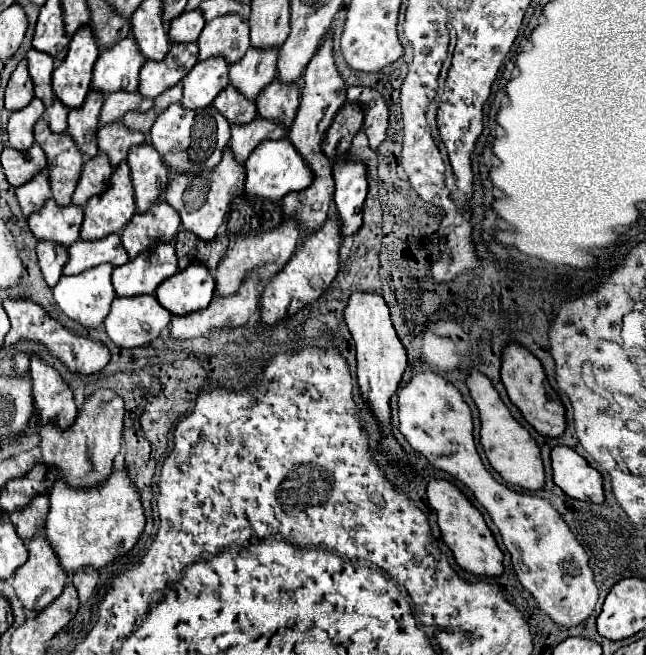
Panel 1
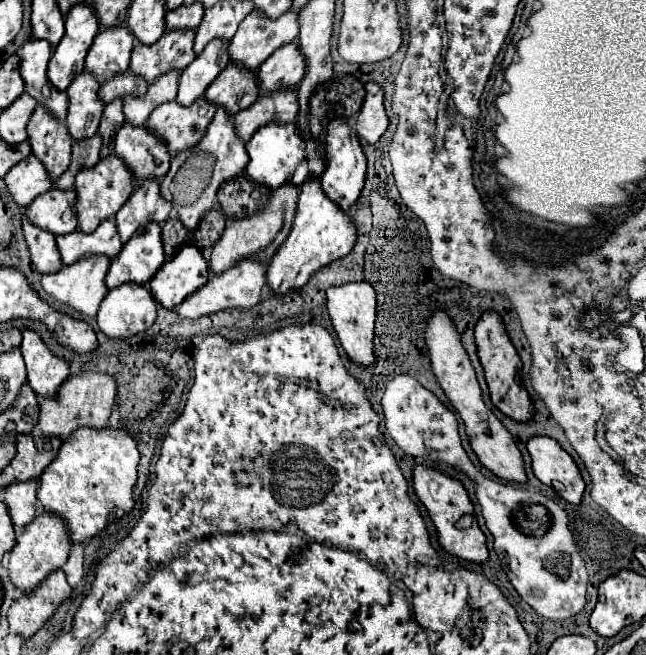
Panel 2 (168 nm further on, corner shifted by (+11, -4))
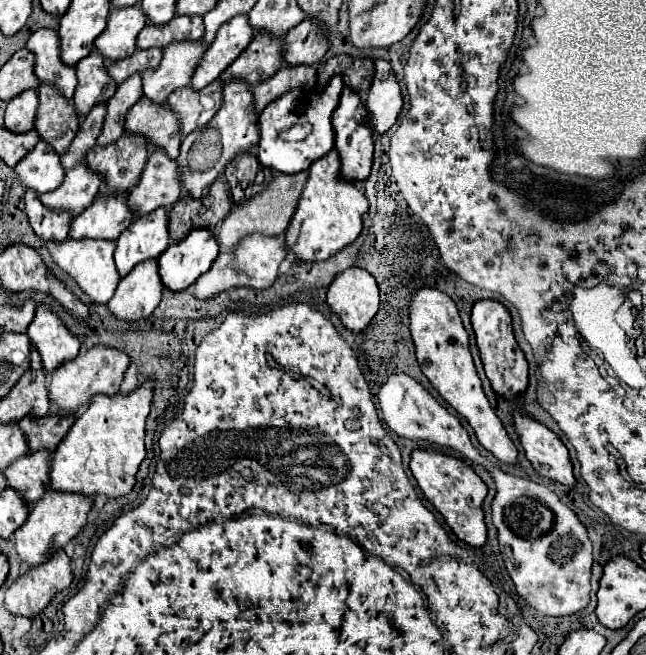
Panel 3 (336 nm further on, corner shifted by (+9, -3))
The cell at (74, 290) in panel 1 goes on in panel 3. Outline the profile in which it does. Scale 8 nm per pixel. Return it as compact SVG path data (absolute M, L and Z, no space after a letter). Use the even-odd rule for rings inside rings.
M82 239L82 241L62 241L62 243L48 243L50 257L56 265L78 283L78 287L98 305L104 305L114 295L114 289L120 281L120 275L114 265L114 247L116 241L96 241L96 239Z

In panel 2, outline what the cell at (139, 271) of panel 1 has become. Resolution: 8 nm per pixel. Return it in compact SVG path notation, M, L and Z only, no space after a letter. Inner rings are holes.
M148 222L142 226L132 240L128 240L120 254L112 258L106 286L108 290L126 284L146 284L158 268L164 264L164 248L162 248L162 236L160 236L160 224Z

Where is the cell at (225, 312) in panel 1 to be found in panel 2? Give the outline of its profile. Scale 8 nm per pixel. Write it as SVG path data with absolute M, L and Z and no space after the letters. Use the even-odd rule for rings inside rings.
M244 258L236 266L220 274L210 274L210 280L202 288L198 288L194 294L190 294L180 306L176 306L176 312L182 318L200 318L200 316L208 316L226 308L252 308L258 304L264 284L266 284L266 264L254 258Z

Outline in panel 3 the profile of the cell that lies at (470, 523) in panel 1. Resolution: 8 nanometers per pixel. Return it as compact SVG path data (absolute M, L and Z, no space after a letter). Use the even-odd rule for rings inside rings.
M414 451L410 471L418 481L418 487L426 499L442 513L454 535L470 547L482 547L486 543L486 525L482 515L482 501L486 497L484 481L460 459L442 455L438 451Z

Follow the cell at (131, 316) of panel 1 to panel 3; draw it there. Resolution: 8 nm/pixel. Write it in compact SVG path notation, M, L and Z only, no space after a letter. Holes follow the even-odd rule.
M142 261L130 271L130 277L124 277L114 297L106 303L110 313L122 321L140 321L152 315L162 297L162 281L158 275L158 263Z

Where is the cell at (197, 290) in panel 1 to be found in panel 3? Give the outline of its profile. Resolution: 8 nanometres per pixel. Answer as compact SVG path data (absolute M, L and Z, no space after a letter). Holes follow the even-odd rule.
M194 229L184 241L172 243L162 257L158 257L158 269L164 287L170 291L188 289L212 267L218 249L220 247L208 229Z

